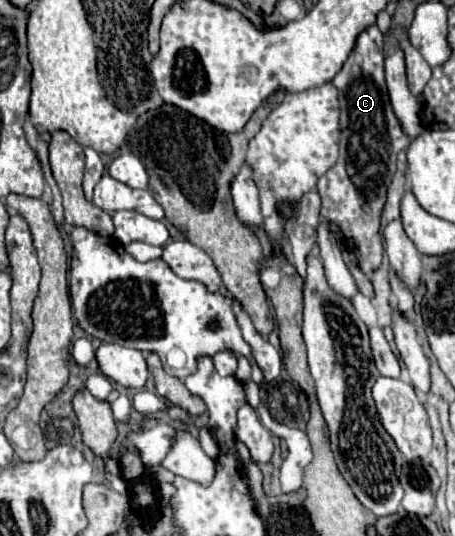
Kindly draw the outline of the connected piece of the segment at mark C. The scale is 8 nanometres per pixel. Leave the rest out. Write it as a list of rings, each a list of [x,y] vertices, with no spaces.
[[[369,25],[361,31],[343,69],[331,81],[339,91],[339,159],[317,183],[323,201],[321,215],[341,229],[347,247],[355,251],[357,263],[367,275],[381,265],[383,241],[379,235],[379,215],[395,173],[397,153],[411,143],[411,137],[403,133],[393,113],[383,77],[383,59],[383,35],[377,25]]]

